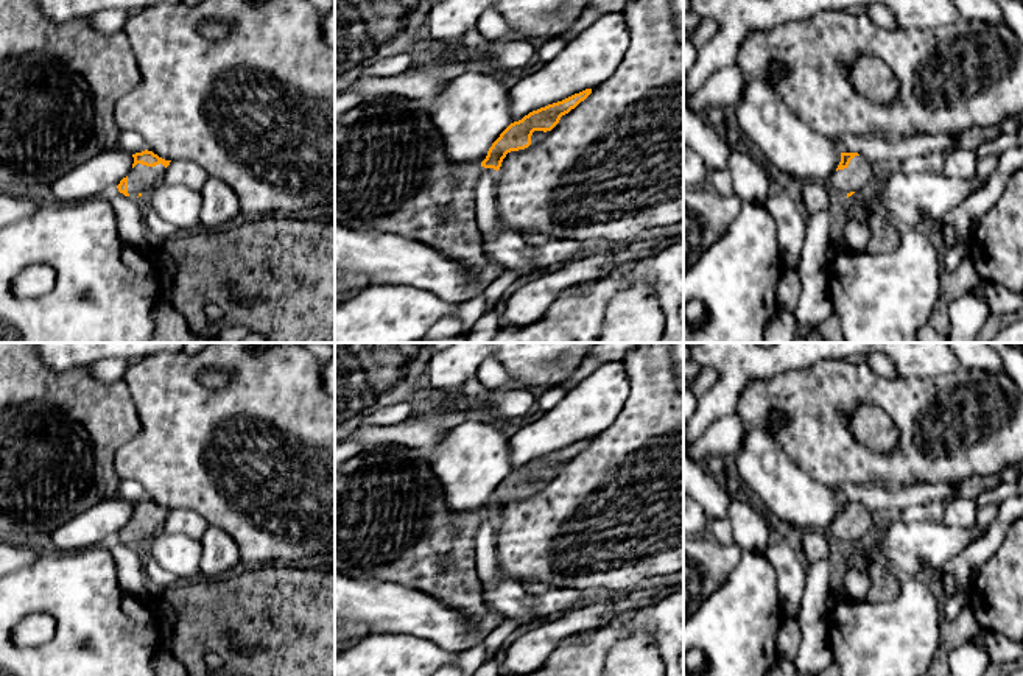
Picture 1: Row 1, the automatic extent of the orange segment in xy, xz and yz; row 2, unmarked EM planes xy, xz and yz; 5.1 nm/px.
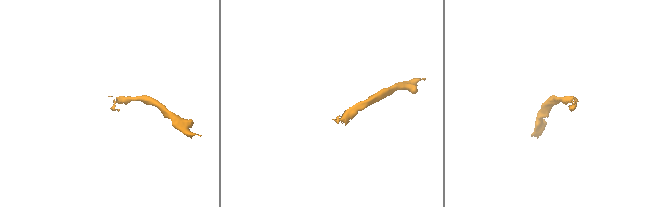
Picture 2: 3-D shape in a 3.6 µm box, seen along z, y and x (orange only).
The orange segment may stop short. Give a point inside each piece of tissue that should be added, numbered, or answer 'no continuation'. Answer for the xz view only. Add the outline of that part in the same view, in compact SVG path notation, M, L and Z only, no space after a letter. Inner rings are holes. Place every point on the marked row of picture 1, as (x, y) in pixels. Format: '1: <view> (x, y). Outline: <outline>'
no continuation

